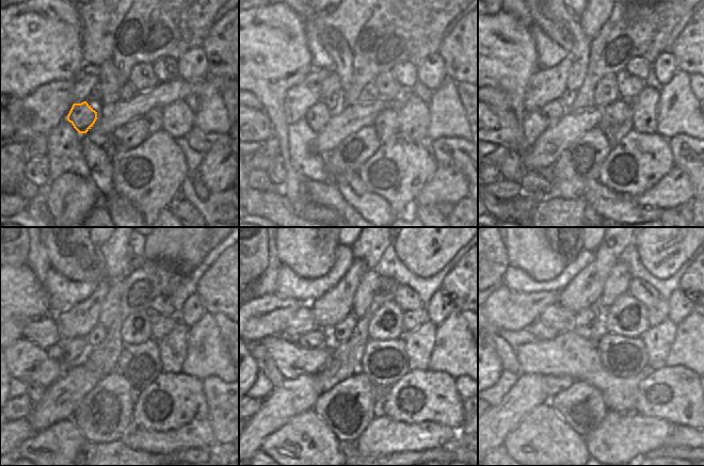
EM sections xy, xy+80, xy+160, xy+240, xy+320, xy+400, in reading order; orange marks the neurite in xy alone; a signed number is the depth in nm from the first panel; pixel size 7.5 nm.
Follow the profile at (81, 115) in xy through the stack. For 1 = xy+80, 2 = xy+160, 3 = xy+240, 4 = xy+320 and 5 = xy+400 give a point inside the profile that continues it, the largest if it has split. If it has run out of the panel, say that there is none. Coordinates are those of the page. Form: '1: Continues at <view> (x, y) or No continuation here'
1: Continues at xy+80 (318, 115)
2: Continues at xy+160 (556, 112)
3: Continues at xy+240 (75, 349)
4: Continues at xy+320 (318, 338)
5: Continues at xy+400 (542, 332).

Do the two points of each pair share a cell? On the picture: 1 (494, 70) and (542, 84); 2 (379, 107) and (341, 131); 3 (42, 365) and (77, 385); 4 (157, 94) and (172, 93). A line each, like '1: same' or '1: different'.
1: different
2: same
3: different
4: same

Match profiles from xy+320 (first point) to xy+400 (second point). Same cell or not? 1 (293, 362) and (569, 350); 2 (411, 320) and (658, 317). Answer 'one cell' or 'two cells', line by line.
1: one cell
2: one cell

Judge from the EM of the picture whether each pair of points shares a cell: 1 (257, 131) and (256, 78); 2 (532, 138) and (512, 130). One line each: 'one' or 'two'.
1: two
2: two

